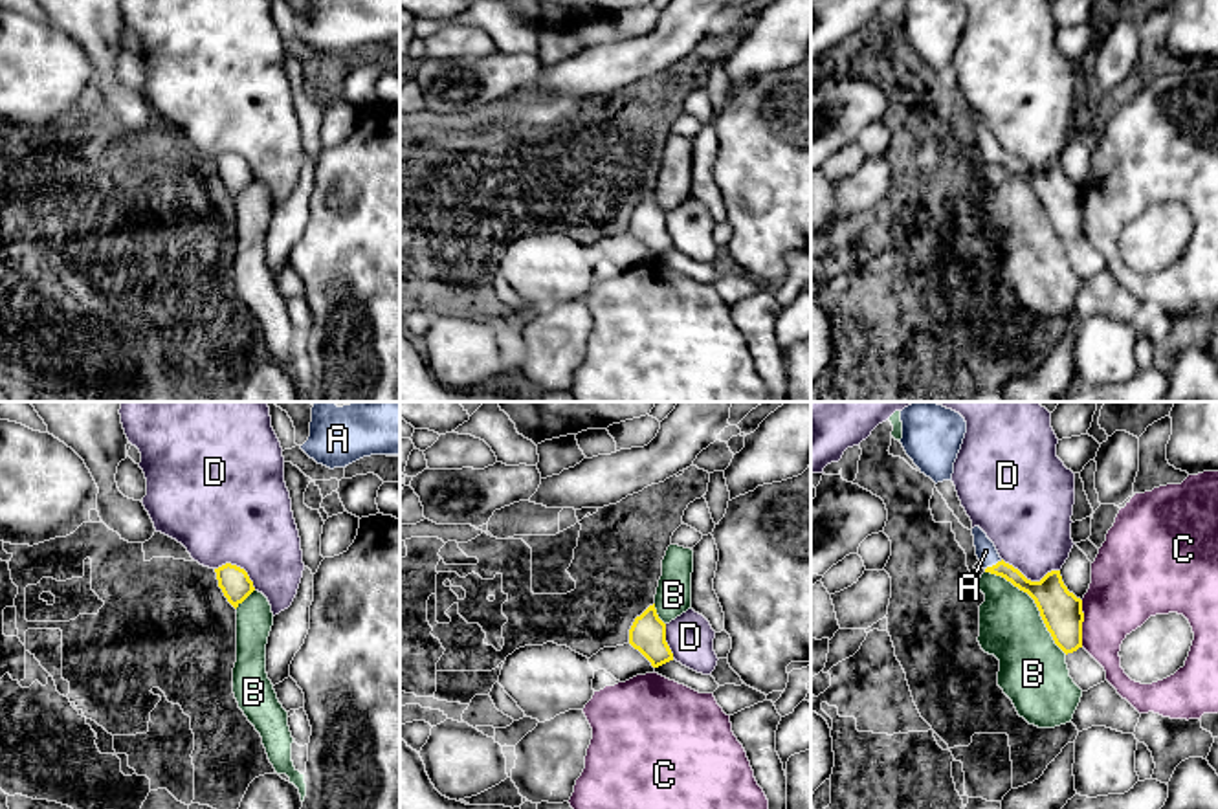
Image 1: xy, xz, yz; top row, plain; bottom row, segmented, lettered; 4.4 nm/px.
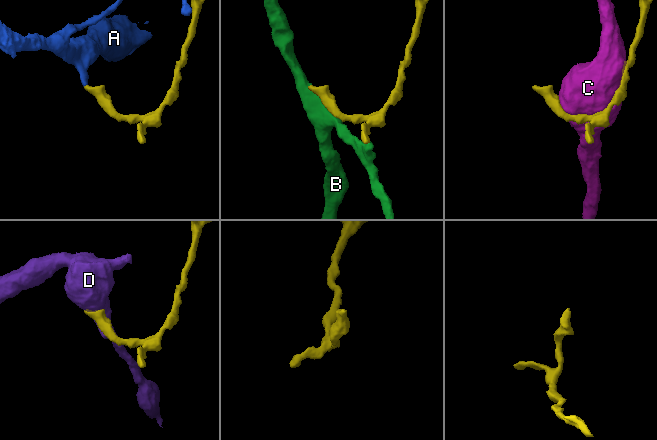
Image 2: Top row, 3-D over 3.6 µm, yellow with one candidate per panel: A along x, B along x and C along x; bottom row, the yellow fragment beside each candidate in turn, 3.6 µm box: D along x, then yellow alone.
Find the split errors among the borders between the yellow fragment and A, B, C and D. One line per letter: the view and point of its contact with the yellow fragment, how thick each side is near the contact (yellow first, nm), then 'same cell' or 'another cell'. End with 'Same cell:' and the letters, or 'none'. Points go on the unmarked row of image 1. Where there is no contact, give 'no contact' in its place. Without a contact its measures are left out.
A: contact yz (993, 155); calibres 100 and 90 nm; same cell
B: contact yz (1035, 191); calibres 180 and 280 nm; another cell
C: contact yz (1081, 213); calibres 180 and 320 nm; another cell
D: contact yz (1029, 169); calibres 180 and 360 nm; another cell
Same cell: A

